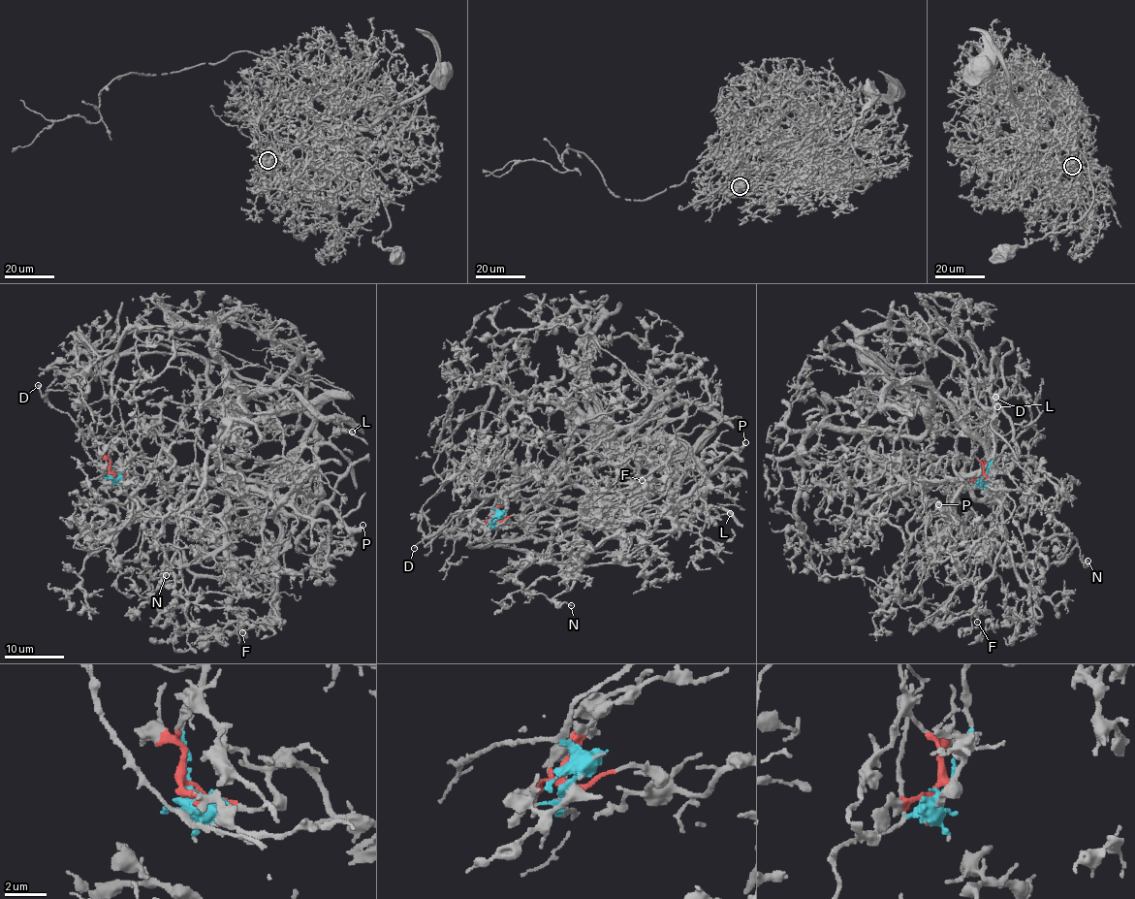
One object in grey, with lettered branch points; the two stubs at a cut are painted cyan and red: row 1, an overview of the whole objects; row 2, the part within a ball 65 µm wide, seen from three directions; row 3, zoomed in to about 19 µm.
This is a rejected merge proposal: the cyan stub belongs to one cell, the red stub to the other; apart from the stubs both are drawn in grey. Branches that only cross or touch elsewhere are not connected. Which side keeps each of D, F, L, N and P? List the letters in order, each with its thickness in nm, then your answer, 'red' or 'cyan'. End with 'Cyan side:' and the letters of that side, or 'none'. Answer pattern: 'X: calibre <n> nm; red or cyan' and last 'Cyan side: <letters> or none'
D: calibre 180 nm; cyan
F: calibre 170 nm; red
L: calibre 150 nm; cyan
N: calibre 160 nm; red
P: calibre 320 nm; red
Cyan side: D, L

